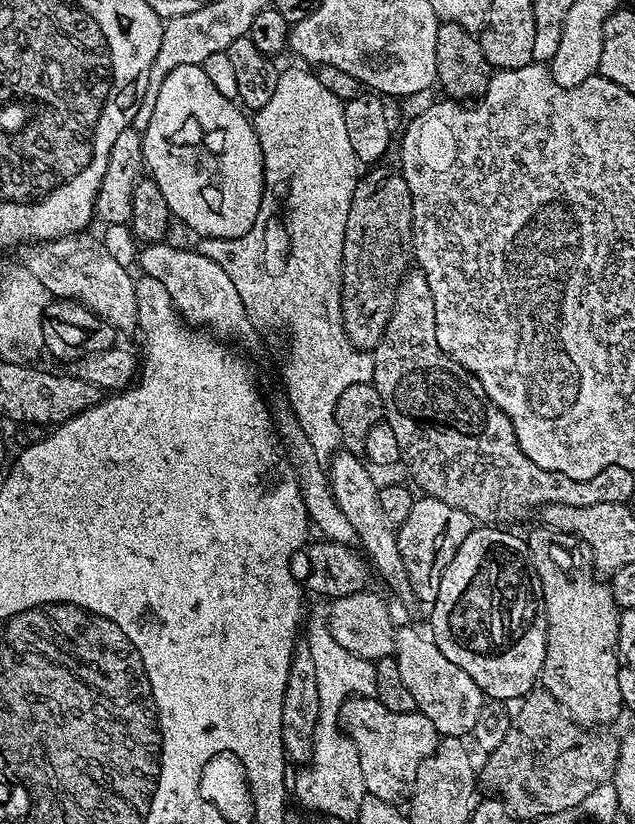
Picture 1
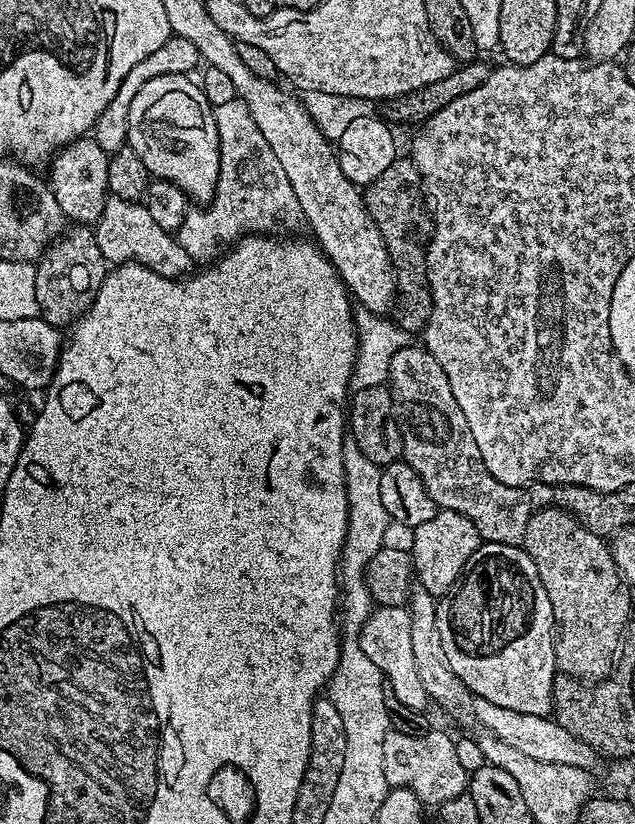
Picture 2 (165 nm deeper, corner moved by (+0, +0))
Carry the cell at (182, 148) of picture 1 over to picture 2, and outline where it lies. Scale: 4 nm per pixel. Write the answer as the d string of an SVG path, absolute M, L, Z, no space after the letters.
M162 74L158 78L150 78L150 82L146 82L146 86L142 86L142 90L138 90L138 94L134 94L134 102L130 102L130 122L128 123L128 142L127 147L134 150L134 154L138 154L138 158L142 158L142 162L146 166L149 177L158 180L168 180L184 191L189 201L195 202L200 206L211 204L216 187L218 186L218 174L220 173L220 139L218 138L218 126L216 125L216 114L214 111L213 101L208 101L208 96L192 81L193 77L188 74Z

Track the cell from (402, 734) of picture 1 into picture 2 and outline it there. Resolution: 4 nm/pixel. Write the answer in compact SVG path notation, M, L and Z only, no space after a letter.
M429 730L415 738L400 736L398 742L400 749L390 756L390 780L395 787L411 788L424 806L439 806L450 798L465 795L470 773L462 770L462 765L458 763L458 750L453 737L448 737L444 732Z

